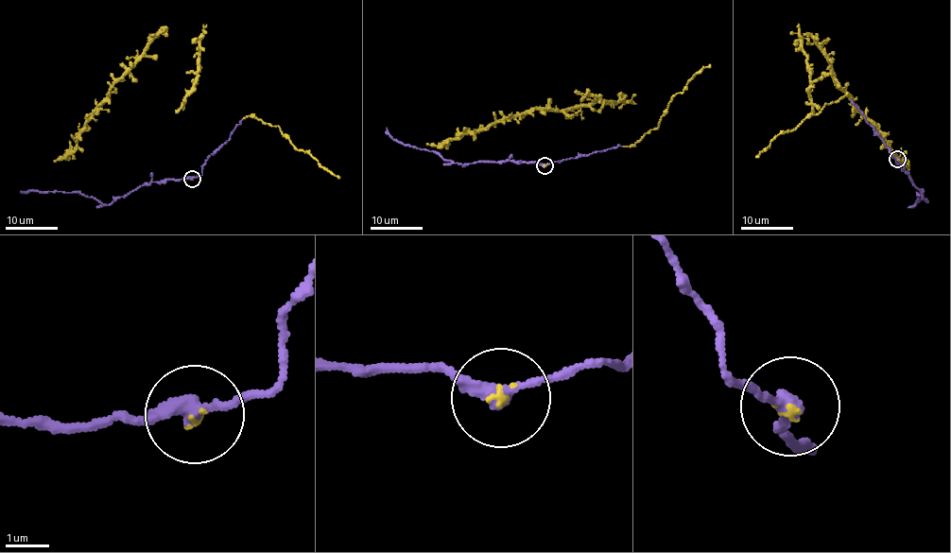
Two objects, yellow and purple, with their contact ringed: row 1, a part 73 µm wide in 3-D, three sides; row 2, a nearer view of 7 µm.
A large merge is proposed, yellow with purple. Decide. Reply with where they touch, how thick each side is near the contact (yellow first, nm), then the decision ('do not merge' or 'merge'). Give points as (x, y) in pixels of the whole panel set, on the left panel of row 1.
at (192, 179); 90 nm thick on the yellow side, 320 nm on the other; merge

